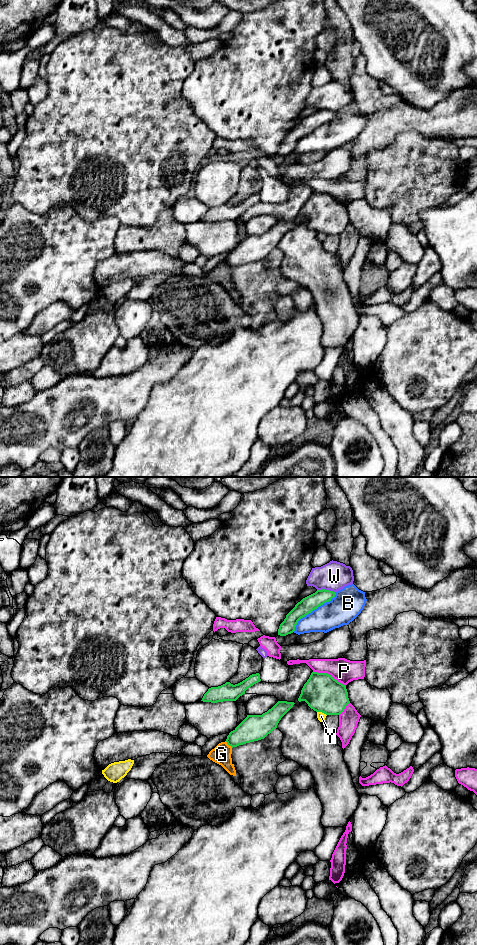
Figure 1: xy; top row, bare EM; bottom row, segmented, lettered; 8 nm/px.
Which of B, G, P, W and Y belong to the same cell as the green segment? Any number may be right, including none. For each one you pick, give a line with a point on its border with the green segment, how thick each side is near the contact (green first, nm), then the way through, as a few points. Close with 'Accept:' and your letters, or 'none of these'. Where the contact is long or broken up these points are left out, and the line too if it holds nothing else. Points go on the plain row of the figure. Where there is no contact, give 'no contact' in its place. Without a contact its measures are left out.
Accept: none of these

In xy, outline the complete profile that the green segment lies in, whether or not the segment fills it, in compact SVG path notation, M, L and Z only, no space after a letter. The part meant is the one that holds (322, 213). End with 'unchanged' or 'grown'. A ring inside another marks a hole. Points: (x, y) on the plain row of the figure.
M312 192L298 221L305 221L316 232L340 235L350 223L346 206L327 193Z; unchanged

